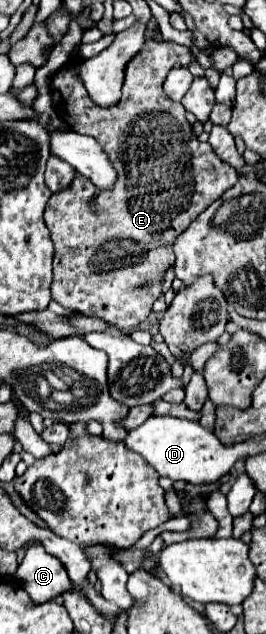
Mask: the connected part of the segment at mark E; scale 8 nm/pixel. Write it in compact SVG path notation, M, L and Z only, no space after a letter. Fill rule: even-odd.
M146 39L142 49L130 59L124 71L122 99L114 107L98 107L90 101L86 87L78 75L82 59L72 59L72 63L62 65L50 79L52 101L56 105L58 117L78 133L94 137L108 159L112 161L118 177L110 193L86 193L86 189L74 189L74 181L68 189L62 189L50 197L46 203L44 221L52 233L54 241L54 281L52 299L66 309L78 311L88 317L100 317L114 323L118 329L132 331L138 327L152 311L152 303L162 295L160 279L164 271L174 263L174 235L182 227L190 225L208 205L212 205L226 189L238 181L236 169L222 161L210 143L198 141L192 125L186 121L182 105L174 103L162 91L162 81L174 65L188 65L192 55L188 47L172 41ZM96 195L98 211L92 213L86 201Z

